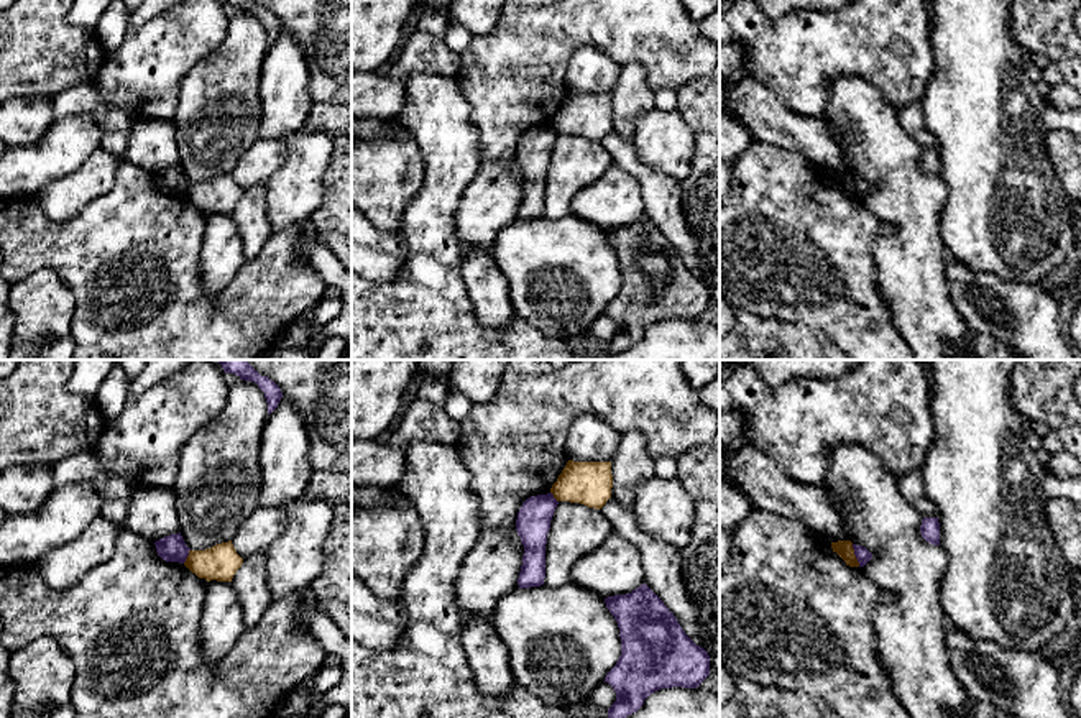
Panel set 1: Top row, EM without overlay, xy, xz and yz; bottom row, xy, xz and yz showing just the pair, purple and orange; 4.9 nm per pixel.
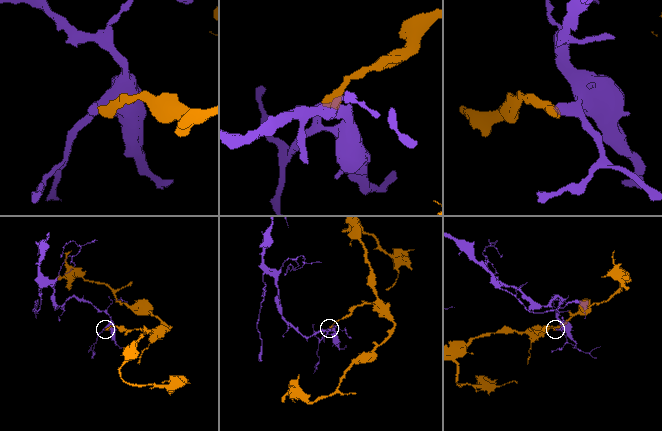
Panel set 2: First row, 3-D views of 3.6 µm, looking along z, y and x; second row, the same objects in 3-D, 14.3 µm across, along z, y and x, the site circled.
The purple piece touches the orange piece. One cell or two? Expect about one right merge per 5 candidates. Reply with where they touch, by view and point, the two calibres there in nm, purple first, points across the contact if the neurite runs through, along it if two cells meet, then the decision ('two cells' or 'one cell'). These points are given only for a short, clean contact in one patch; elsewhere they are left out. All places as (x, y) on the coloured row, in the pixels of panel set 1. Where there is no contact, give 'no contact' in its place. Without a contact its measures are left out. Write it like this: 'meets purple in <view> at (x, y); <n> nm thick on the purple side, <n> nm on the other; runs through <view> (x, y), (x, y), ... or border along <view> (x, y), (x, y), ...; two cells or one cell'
meets purple in yz at (855, 554); 70 nm thick on the purple side, 80 nm on the other; border along yz (851, 544), (860, 566); two cells

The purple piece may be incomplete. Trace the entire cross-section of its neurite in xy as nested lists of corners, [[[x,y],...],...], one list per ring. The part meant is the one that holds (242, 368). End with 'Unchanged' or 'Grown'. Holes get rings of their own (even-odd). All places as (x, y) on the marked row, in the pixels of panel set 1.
[[[215,360],[215,361],[222,365],[225,373],[233,373],[240,380],[256,383],[258,388],[264,393],[268,403],[268,414],[271,414],[278,407],[283,398],[279,386],[268,376],[261,376],[246,360]]]. Unchanged

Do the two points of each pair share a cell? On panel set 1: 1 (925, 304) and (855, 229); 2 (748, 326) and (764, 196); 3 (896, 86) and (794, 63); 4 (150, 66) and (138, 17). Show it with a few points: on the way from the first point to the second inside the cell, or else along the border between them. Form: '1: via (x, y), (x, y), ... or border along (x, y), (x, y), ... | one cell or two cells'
1: border along (868, 209), (891, 227), (873, 245), (881, 285) | two cells
2: border along (738, 309), (787, 322) | two cells
3: via (871, 63), (818, 63) | one cell
4: border along (155, 17), (128, 30) | two cells

